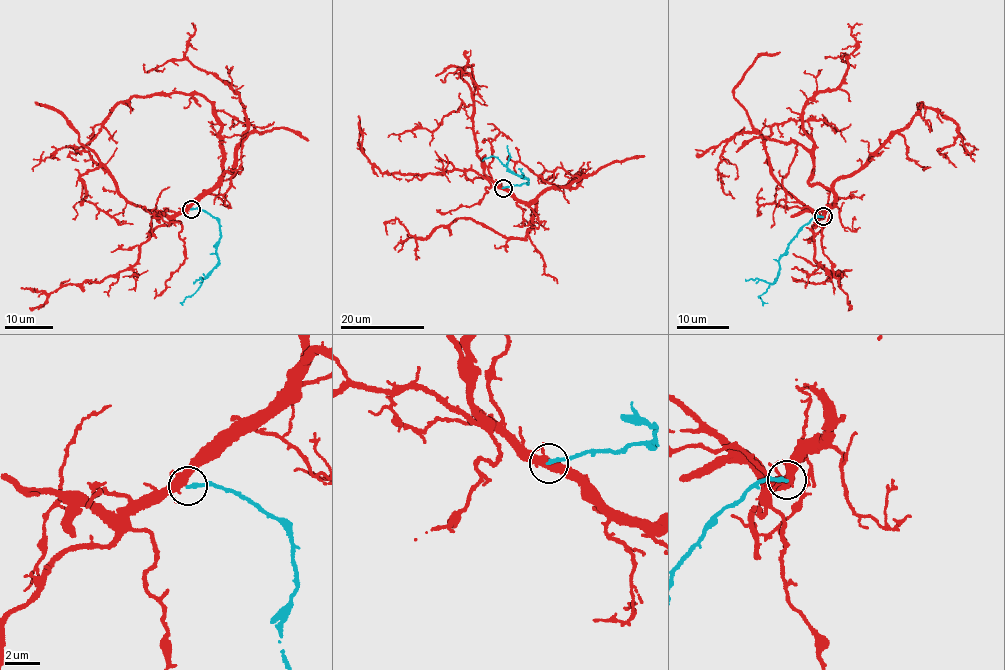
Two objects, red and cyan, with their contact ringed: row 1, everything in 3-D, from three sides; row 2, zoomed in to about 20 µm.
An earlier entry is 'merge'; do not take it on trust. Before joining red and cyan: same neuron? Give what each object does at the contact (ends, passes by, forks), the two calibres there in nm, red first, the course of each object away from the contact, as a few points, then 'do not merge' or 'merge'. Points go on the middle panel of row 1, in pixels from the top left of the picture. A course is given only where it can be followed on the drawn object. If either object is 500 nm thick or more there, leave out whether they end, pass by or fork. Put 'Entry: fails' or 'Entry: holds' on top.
Entry: fails
red forks there; cyan ends there; 380 nm thick on the red side, 200 nm on the other; red runs (502, 188), (535, 200), (525, 238), (503, 237), (461, 217), (425, 238), (393, 219), (387, 235); cyan runs (503, 188), (525, 184), (528, 180), (495, 156), (482, 160); do not merge

